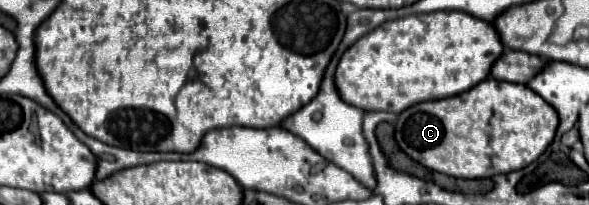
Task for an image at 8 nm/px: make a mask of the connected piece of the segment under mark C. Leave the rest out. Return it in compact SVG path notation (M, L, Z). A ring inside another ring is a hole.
M487 77L469 93L405 109L395 123L395 139L411 159L433 171L479 179L511 173L533 163L555 139L557 127L557 111L533 89Z

